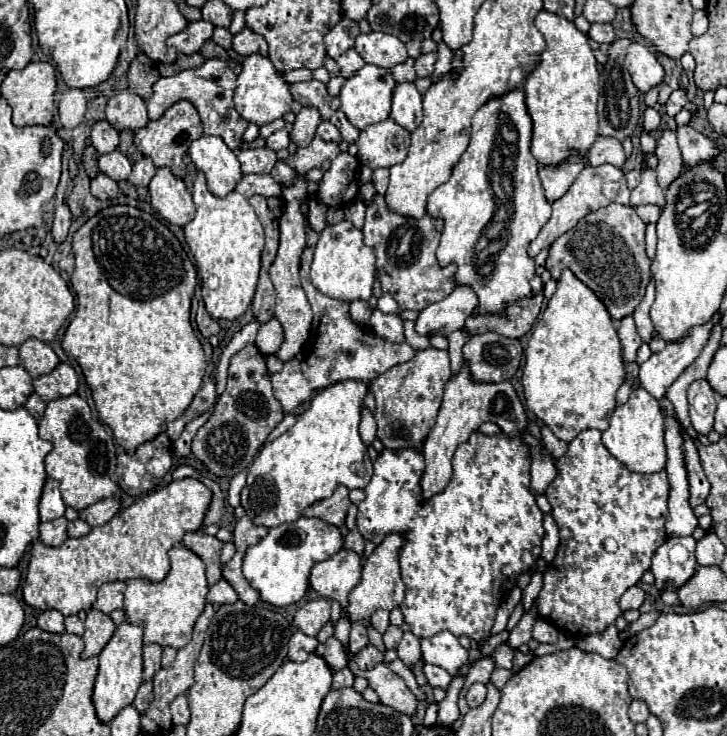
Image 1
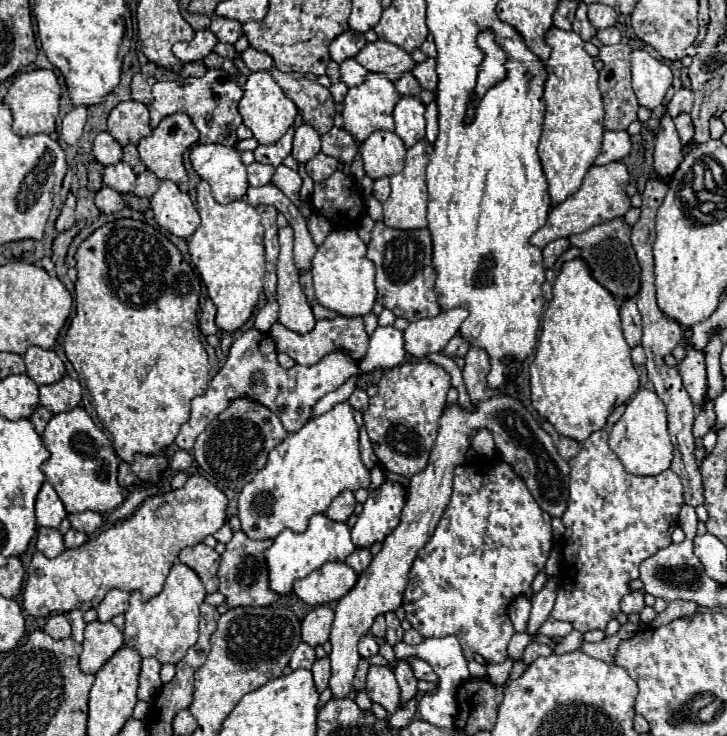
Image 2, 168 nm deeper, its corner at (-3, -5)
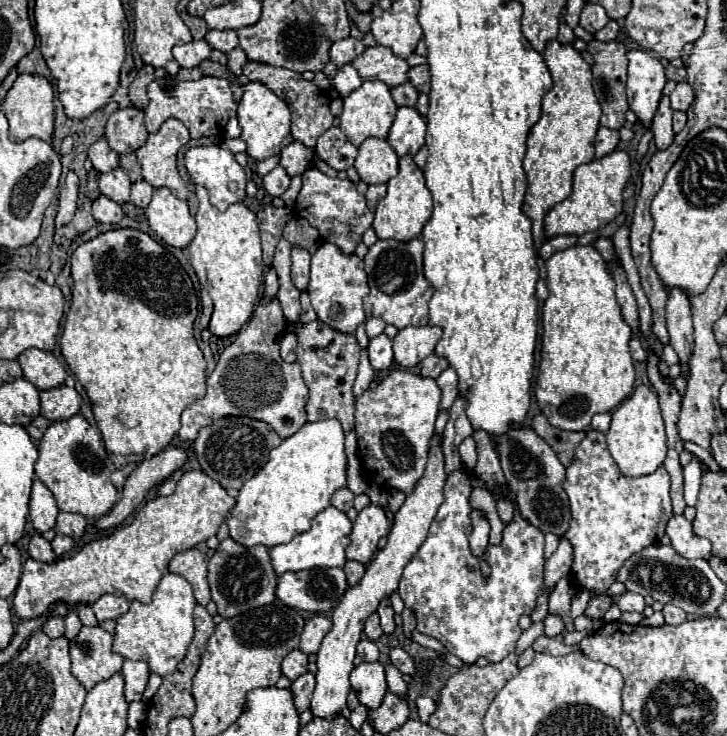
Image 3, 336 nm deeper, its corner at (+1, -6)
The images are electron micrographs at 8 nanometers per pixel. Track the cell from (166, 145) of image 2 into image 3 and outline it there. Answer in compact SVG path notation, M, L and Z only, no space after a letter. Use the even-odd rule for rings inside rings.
M166 120L158 132L150 134L146 144L136 150L138 164L142 166L144 180L154 188L170 188L178 198L188 196L188 188L182 182L177 168L178 150L188 144L188 128L176 120Z

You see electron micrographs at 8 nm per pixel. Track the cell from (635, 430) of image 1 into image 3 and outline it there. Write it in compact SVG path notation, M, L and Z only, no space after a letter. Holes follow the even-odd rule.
M638 386L628 400L612 412L612 424L606 432L606 444L624 476L646 476L656 472L666 458L666 434L658 406L658 396L648 386Z

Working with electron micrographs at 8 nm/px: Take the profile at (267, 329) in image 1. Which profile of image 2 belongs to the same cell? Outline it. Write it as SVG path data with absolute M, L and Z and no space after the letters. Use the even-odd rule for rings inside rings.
M334 317L334 319L320 319L316 321L316 327L304 335L294 333L290 329L286 329L282 323L274 323L270 329L270 335L276 341L276 351L278 353L288 353L296 363L300 365L314 365L318 363L322 357L334 353L334 351L344 351L346 355L350 355L354 361L362 359L366 355L368 349L368 335L364 331L364 323L362 317Z

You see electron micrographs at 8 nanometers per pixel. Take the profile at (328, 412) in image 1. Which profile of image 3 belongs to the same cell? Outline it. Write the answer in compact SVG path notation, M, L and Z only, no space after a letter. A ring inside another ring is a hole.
M332 418L306 422L296 434L272 448L266 466L244 482L236 506L230 510L230 538L242 546L288 544L296 534L306 532L312 518L330 506L330 496L346 486L346 468L342 424Z

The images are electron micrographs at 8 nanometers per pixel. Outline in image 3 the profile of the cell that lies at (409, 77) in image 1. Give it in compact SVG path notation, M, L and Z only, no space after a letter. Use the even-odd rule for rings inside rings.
M404 82L396 88L392 88L392 98L398 106L414 106L418 100L418 90L410 82Z

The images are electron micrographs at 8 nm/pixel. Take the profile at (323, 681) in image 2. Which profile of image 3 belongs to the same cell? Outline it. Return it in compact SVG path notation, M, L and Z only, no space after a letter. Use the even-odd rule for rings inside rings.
M306 672L304 676L296 678L292 682L292 692L294 692L294 704L298 708L298 712L304 712L306 708L310 708L310 700L312 700L312 692L316 688L316 676L312 672Z

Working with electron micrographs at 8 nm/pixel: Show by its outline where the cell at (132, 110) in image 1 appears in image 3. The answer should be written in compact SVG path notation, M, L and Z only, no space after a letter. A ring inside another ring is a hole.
M120 108L106 122L106 140L118 154L128 154L144 146L148 132L144 128L144 114L138 108Z

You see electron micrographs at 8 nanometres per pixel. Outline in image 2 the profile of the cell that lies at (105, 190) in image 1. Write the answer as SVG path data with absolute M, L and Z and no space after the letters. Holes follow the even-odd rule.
M102 187L98 193L96 193L96 207L102 211L102 213L118 213L126 207L122 195L110 187Z

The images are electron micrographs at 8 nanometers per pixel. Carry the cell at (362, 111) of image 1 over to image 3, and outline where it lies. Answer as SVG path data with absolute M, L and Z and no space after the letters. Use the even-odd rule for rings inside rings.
M368 80L358 90L350 92L344 98L344 110L340 114L340 128L344 130L344 134L348 136L348 140L354 146L360 146L370 136L386 138L388 130L390 130L390 126L394 122L396 110L398 110L398 106L394 104L394 100L390 96L390 88L380 80Z

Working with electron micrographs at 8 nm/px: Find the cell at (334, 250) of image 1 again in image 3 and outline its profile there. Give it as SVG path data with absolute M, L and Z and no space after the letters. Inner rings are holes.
M324 242L312 256L308 294L318 318L340 332L354 332L360 322L366 320L362 298L368 294L368 278L364 262L356 254L344 254L332 242Z

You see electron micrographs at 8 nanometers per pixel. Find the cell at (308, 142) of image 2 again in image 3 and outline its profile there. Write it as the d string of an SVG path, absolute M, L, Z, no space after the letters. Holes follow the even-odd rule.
M296 140L280 150L280 164L286 168L288 176L302 174L304 170L308 170L308 166L312 164L312 158L314 158L314 150Z

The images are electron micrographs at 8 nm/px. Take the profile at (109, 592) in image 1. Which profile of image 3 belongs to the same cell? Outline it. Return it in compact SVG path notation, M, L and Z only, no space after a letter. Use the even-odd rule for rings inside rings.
M104 594L102 598L98 598L92 604L92 610L94 610L98 622L104 622L104 620L116 620L124 612L128 612L128 606L130 606L130 602L126 598L122 598L122 596Z

